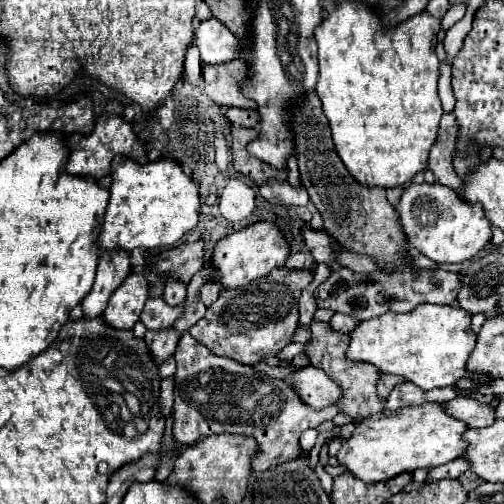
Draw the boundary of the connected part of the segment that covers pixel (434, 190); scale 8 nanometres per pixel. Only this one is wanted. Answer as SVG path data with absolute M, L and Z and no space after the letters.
M409 184L395 210L401 218L409 246L437 264L469 260L491 240L491 224L489 220L485 220L481 206L475 204L473 208L469 208L469 204L461 204L461 200L457 200L457 192L443 184Z

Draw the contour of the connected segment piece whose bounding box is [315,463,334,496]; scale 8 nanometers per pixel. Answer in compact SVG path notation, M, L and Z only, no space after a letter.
M320 463L317 464L315 471L321 482L323 489L325 490L325 493L329 496L331 494L330 491L333 487L334 478L324 470L323 466L321 466Z

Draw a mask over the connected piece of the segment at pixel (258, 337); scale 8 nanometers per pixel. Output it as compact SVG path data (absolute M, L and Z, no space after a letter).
M275 268L269 276L245 284L237 290L221 290L215 304L207 308L203 320L199 320L189 332L213 354L237 360L241 364L255 364L269 356L275 356L285 344L291 342L297 330L297 302L301 290L313 280L311 270Z

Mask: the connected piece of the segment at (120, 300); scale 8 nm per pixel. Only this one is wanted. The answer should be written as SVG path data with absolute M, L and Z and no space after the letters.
M131 274L109 298L109 306L103 312L103 322L111 328L131 330L139 320L145 300L149 298L147 290L149 286L145 276Z

